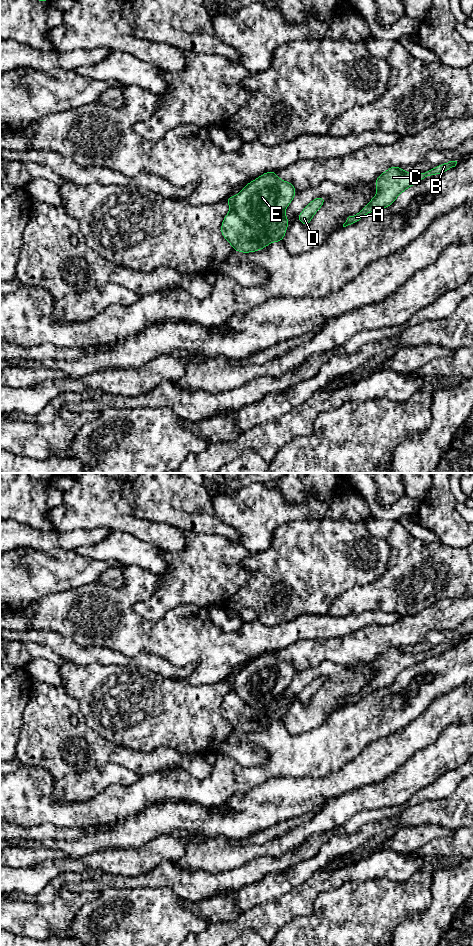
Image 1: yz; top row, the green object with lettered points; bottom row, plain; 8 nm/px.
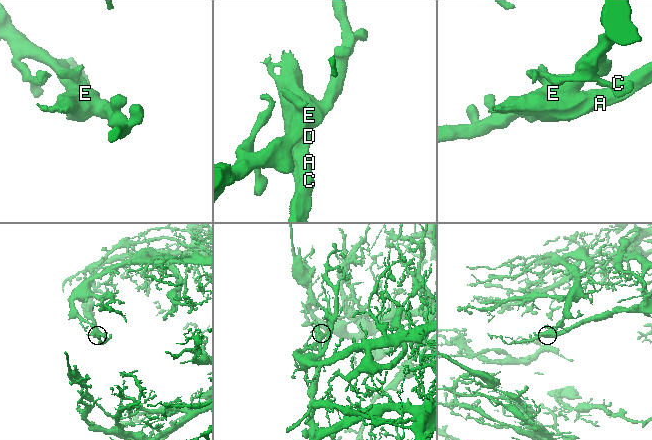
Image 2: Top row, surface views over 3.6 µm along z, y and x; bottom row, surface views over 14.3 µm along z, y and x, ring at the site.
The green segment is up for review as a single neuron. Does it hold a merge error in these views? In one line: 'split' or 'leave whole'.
split

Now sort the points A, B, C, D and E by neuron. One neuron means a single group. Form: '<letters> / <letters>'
A B C D / E

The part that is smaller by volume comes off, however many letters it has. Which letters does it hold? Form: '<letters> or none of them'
A, B, C, D

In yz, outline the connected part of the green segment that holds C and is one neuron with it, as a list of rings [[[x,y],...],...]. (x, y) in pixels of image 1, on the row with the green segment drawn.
[[[449,161],[420,174],[403,171],[402,167],[398,166],[390,167],[374,181],[377,187],[375,197],[358,214],[349,216],[343,224],[343,227],[357,223],[363,216],[370,212],[391,206],[395,199],[407,188],[428,176],[444,173],[455,167],[456,164],[457,161]]]

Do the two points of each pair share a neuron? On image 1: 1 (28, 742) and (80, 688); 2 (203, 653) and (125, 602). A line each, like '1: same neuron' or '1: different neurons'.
1: different neurons
2: same neuron

